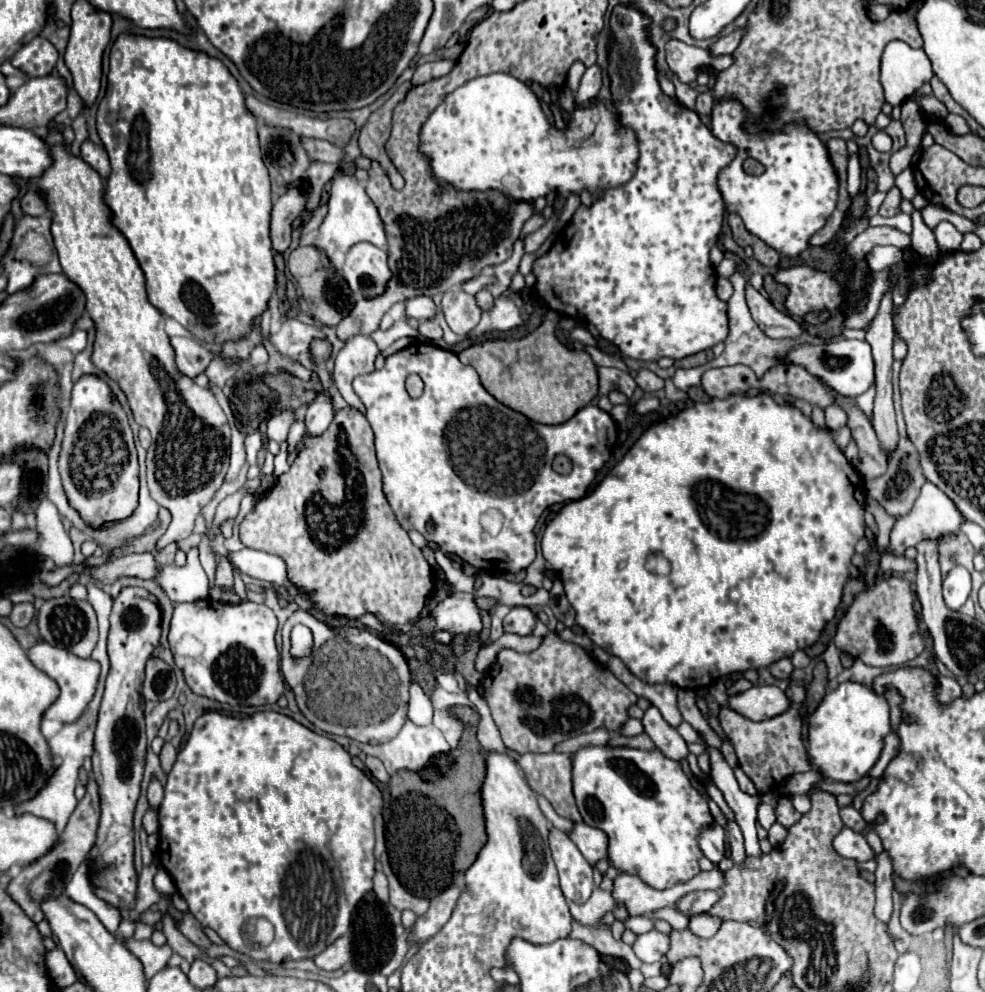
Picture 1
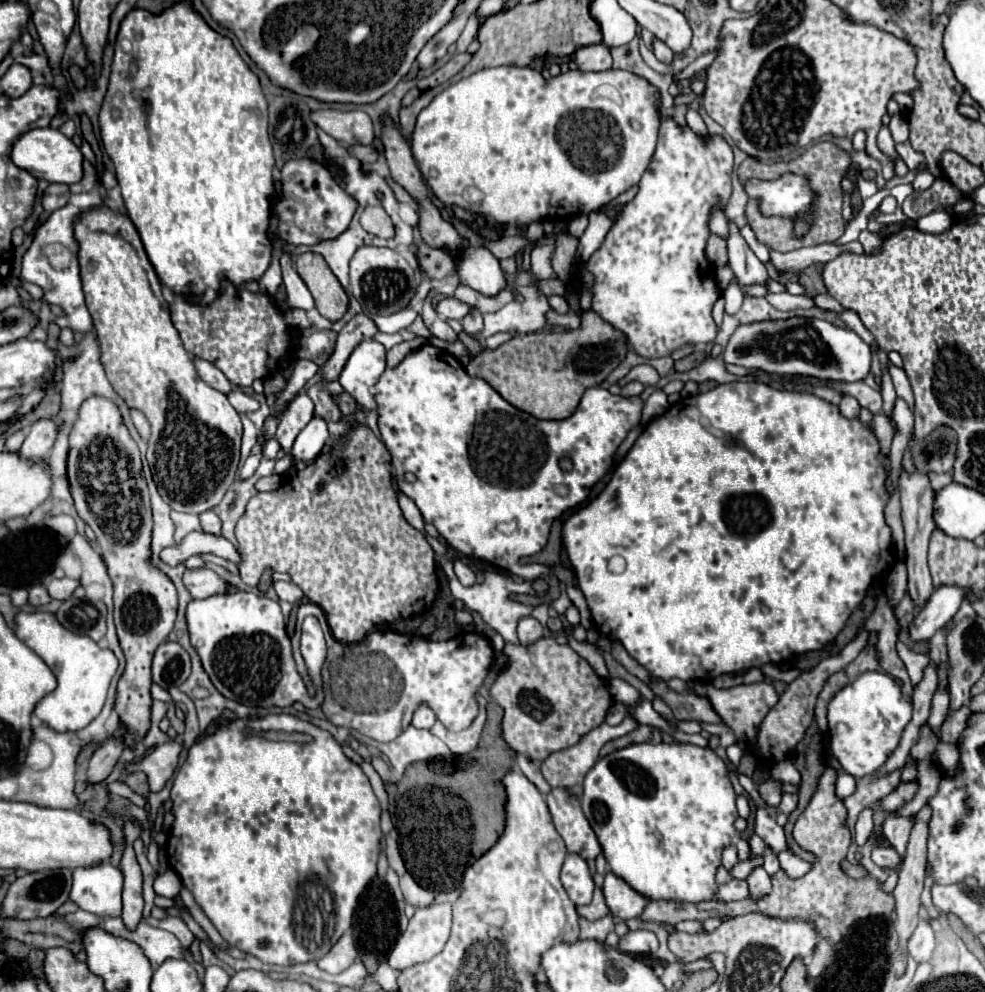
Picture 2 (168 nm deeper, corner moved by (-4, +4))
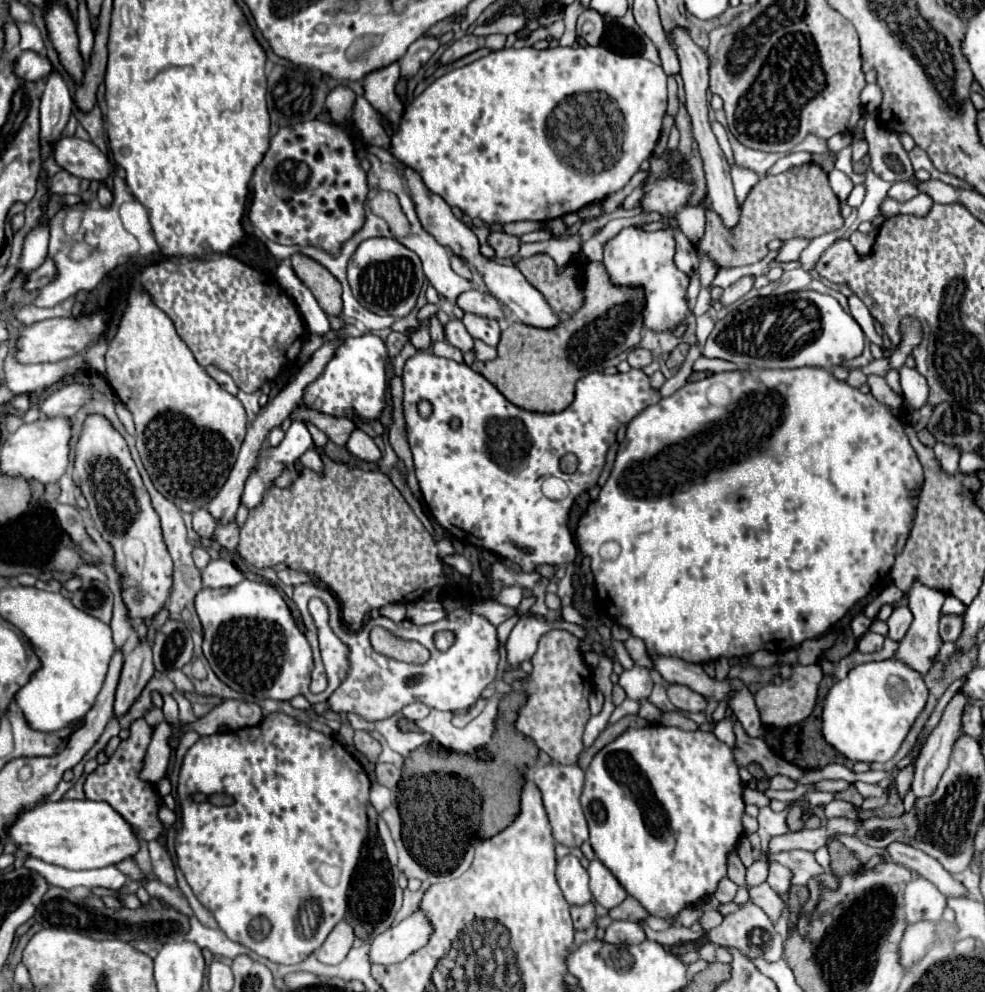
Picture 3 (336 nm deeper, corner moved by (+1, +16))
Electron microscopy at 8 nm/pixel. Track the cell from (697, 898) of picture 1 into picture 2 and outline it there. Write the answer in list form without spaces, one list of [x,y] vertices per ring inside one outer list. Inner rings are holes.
[[[732,878],[732,882],[728,882],[728,884],[724,884],[724,886],[718,886],[716,900],[730,902],[730,900],[744,900],[744,898],[748,898],[748,896],[750,896],[750,892],[748,892],[748,882]]]

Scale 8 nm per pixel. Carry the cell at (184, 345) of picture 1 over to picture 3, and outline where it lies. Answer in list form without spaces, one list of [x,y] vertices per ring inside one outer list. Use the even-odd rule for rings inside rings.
[[[205,366],[205,372],[223,388],[223,390],[227,390],[229,394],[237,394],[237,386],[235,386],[235,382],[233,382],[233,378],[227,374],[227,372],[223,372],[223,370],[219,370],[217,366]]]

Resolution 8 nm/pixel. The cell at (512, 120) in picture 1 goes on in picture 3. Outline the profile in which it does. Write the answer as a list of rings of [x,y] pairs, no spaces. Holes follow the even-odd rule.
[[[557,46],[547,50],[505,48],[499,52],[491,52],[485,58],[479,58],[463,68],[451,70],[445,76],[437,78],[433,84],[429,84],[423,90],[423,94],[419,94],[405,108],[405,120],[401,120],[399,132],[391,136],[389,152],[405,166],[421,174],[425,186],[433,194],[441,196],[449,206],[461,208],[471,218],[479,218],[485,224],[493,224],[493,222],[507,224],[507,222],[519,222],[519,220],[547,222],[553,218],[561,218],[569,212],[577,212],[593,202],[601,202],[607,194],[621,190],[631,180],[631,176],[639,170],[641,162],[651,156],[659,140],[661,120],[667,110],[665,86],[667,86],[665,72],[659,64],[653,64],[639,56],[619,56],[603,46],[579,46],[579,48]]]

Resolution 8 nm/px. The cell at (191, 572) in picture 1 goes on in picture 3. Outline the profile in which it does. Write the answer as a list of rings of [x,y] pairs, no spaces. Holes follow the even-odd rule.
[[[227,558],[211,560],[203,570],[201,570],[201,580],[207,588],[225,588],[225,586],[235,586],[243,580],[245,576],[241,570]]]

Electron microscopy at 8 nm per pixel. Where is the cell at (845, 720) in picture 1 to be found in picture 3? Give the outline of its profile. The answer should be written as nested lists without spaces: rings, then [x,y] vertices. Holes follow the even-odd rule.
[[[883,660],[859,664],[843,680],[835,682],[825,696],[823,736],[853,762],[887,762],[897,754],[925,700],[927,688],[921,674],[903,662]]]

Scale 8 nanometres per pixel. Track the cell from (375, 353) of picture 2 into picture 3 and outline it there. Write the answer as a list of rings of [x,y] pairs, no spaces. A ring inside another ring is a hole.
[[[371,332],[363,336],[349,336],[335,350],[335,356],[327,364],[321,378],[317,378],[313,384],[307,386],[303,404],[333,416],[351,416],[351,410],[355,410],[355,414],[359,414],[361,418],[367,420],[379,418],[385,406],[385,392],[387,392],[385,360],[387,360],[387,350],[379,336]]]

